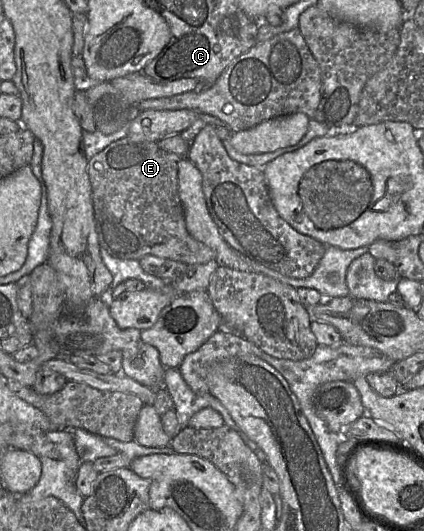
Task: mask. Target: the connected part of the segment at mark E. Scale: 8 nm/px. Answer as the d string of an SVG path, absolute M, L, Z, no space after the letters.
M125 136L88 162L94 219L100 246L119 259L154 255L187 265L215 260L215 252L187 231L178 194L178 162L182 157L162 150L158 142Z

